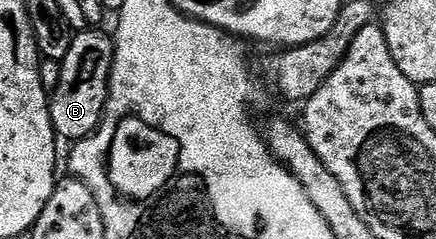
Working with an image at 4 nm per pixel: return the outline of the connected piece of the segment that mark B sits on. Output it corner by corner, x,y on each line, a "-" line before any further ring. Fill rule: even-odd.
88,28
76,33
73,44
69,44
69,53
65,55
65,60
59,63
61,76
57,80
57,88
50,91
49,101
51,104
51,123
56,135
60,139
68,138
68,143
80,142
83,138
88,138
101,124
105,104
107,103
107,93
109,92
109,80
111,79
111,69
115,59
115,39
110,33
106,34
103,28

